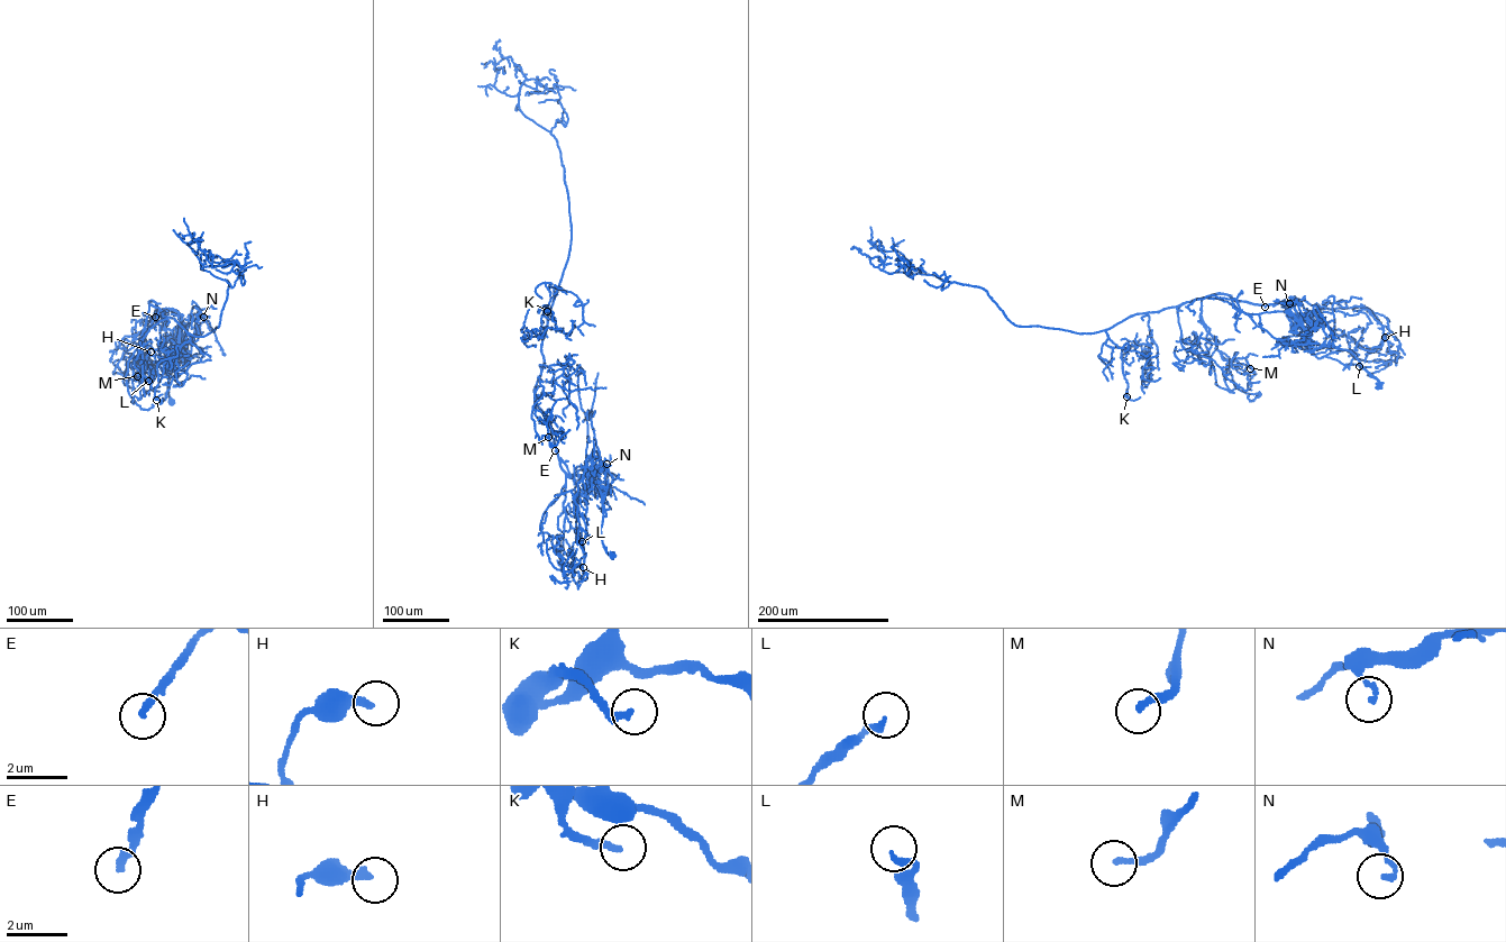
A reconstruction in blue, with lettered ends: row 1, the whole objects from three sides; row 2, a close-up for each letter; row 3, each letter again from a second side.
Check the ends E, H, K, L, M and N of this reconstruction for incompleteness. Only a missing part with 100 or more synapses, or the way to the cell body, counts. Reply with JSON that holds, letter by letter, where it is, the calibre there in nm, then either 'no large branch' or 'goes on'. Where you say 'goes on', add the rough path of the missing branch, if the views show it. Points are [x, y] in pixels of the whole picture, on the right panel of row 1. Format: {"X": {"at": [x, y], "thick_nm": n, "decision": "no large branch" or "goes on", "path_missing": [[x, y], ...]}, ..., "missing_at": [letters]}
{"E": {"at": [1265, 307], "thick_nm": 240, "decision": "goes on", "path_missing": [[1265, 307], [1259, 322], [1262, 332], [1272, 343], [1278, 369], [1276, 386], [1286, 394], [1263, 398], [1242, 390]]}, "H": {"at": [1385, 337], "thick_nm": 280, "decision": "no large branch"}, "K": {"at": [1126, 396], "thick_nm": 280, "decision": "no large branch"}, "L": {"at": [1359, 366], "thick_nm": 200, "decision": "no large branch"}, "M": {"at": [1250, 368], "thick_nm": 220, "decision": "no large branch"}, "N": {"at": [1289, 303], "thick_nm": 160, "decision": "no large branch"}, "missing_at": ["E"]}

